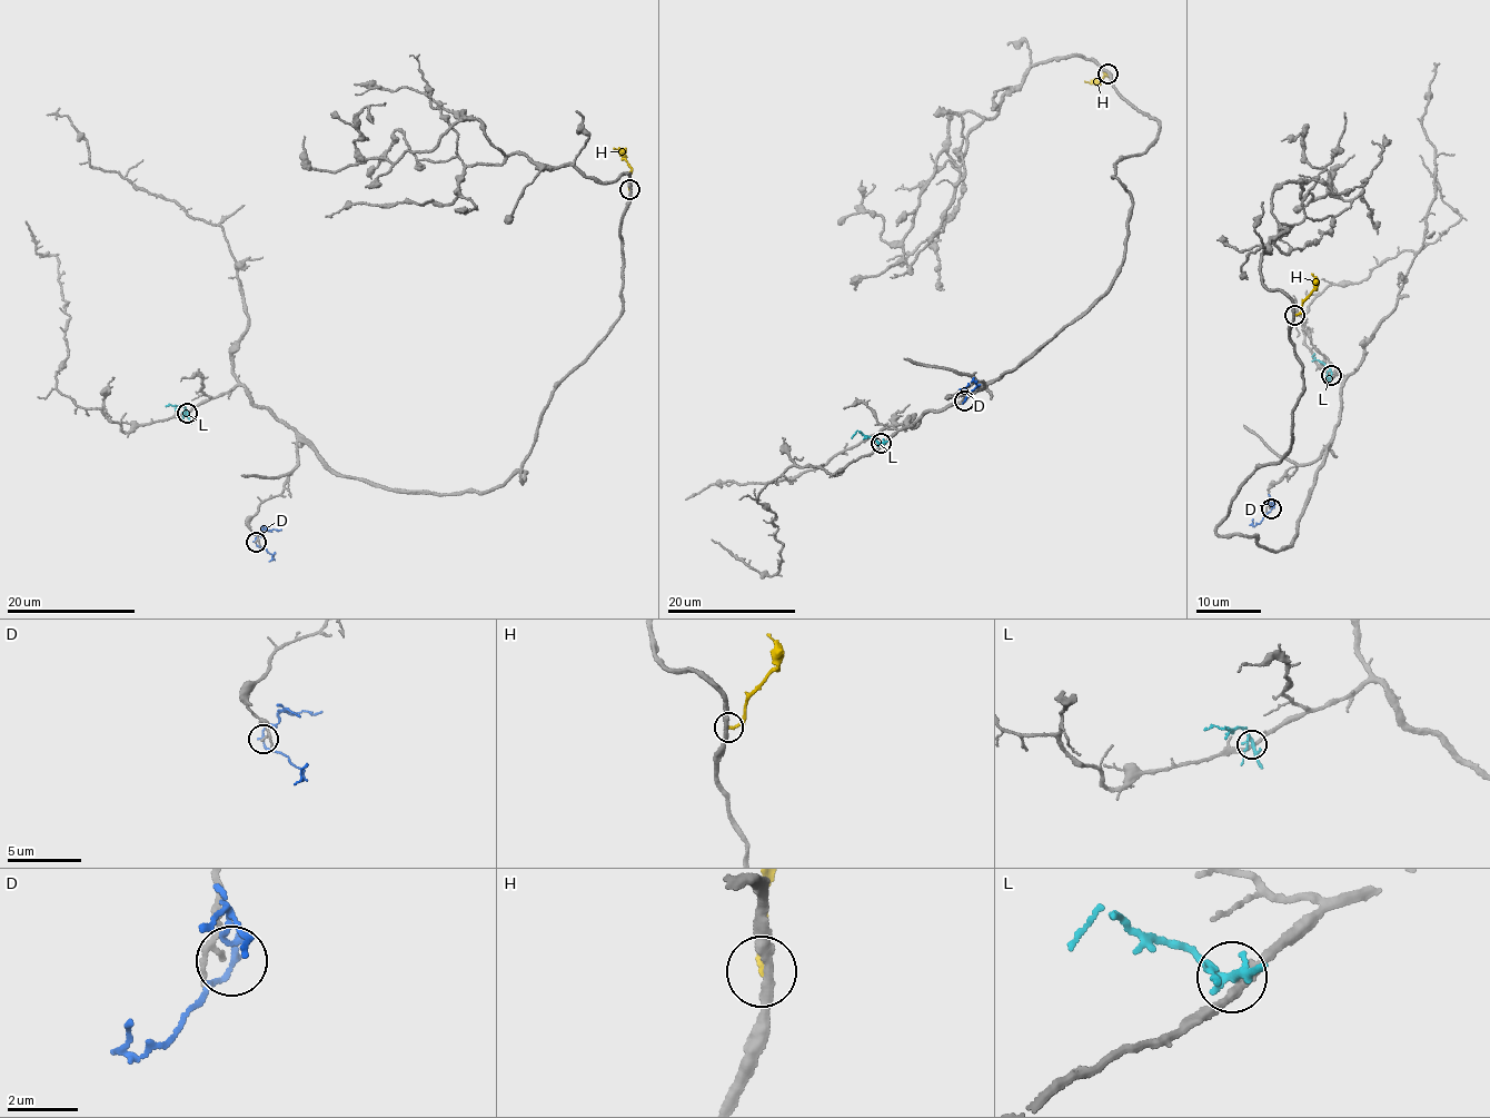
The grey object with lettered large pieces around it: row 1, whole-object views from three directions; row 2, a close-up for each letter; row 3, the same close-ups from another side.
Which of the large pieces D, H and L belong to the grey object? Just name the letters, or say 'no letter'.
no letter

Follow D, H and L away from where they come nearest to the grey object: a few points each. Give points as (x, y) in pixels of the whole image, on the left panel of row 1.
D: (256, 541), (264, 530), (281, 530)
H: (629, 190), (631, 170), (625, 157), (614, 148)
L: (187, 412), (184, 406), (166, 406)

